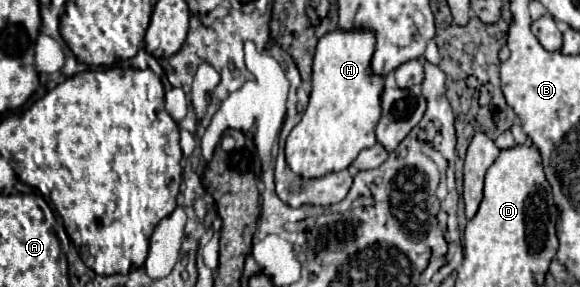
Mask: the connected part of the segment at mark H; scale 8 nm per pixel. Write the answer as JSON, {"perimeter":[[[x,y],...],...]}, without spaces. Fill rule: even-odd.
{"perimeter":[[[334,30],[328,32],[324,38],[320,38],[314,54],[314,66],[312,66],[312,92],[308,108],[302,116],[302,120],[294,126],[286,140],[286,164],[294,174],[300,178],[320,178],[330,172],[346,170],[360,150],[372,148],[376,144],[376,122],[380,120],[380,90],[384,88],[384,78],[370,72],[370,58],[374,50],[374,34],[366,30]]]}

